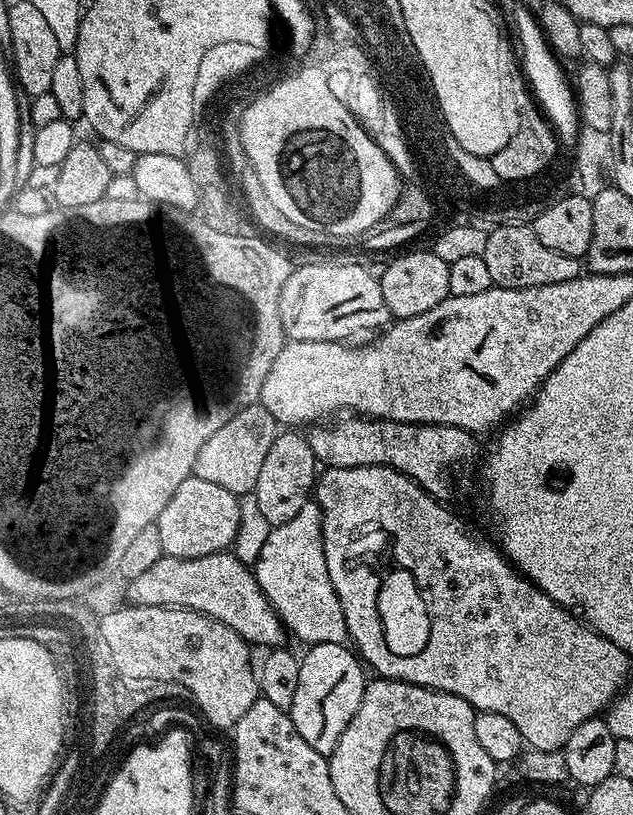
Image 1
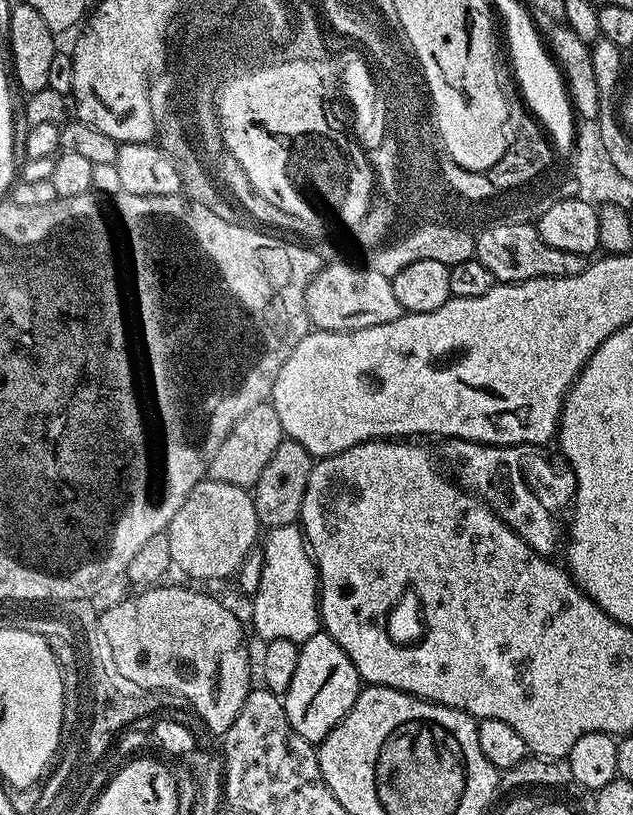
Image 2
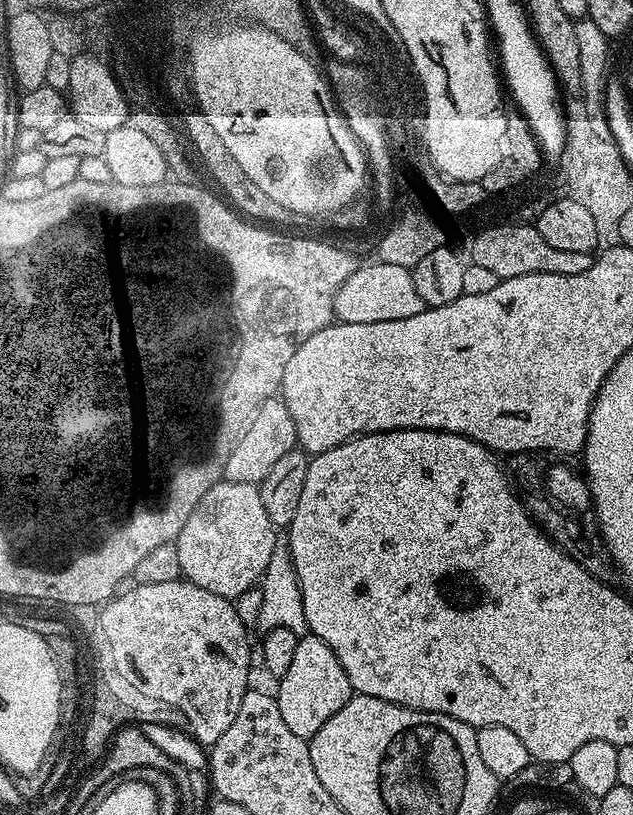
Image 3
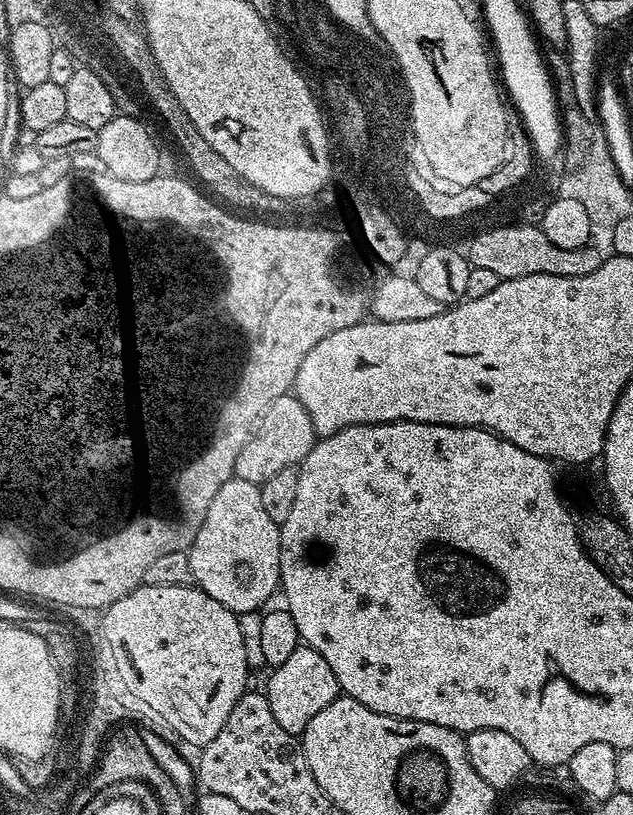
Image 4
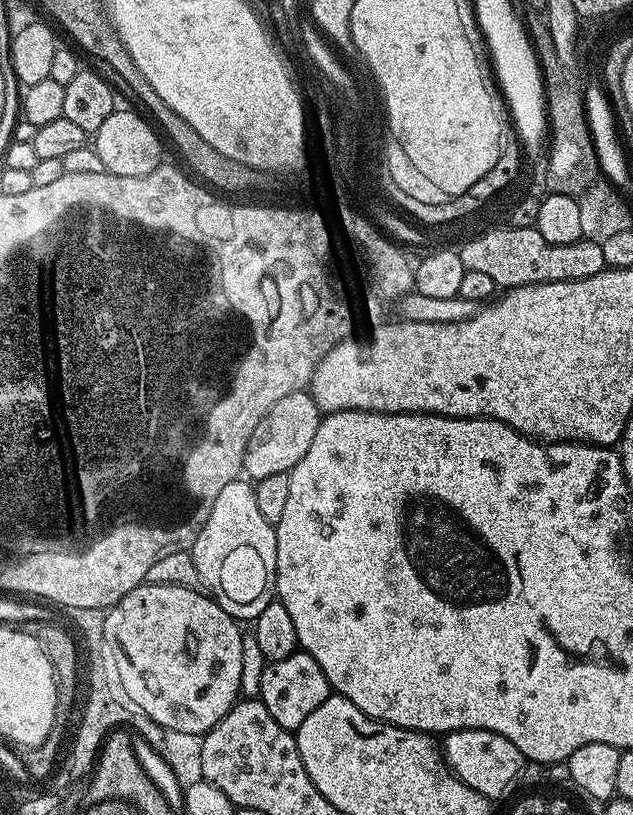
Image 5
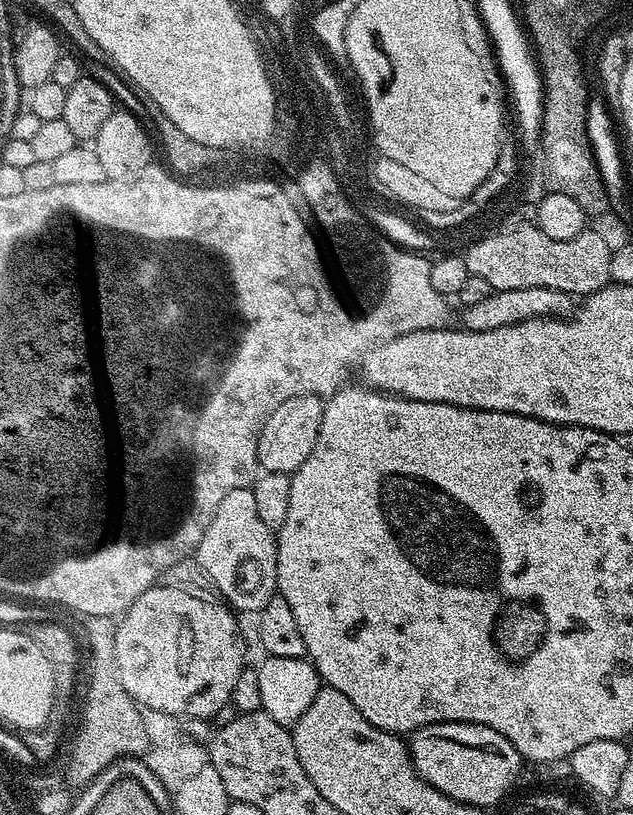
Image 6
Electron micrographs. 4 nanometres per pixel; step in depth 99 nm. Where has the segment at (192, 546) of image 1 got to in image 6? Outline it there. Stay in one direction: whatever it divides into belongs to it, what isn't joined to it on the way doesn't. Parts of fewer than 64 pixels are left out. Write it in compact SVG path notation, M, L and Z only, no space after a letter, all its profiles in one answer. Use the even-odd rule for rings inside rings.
M251 487L239 488L226 494L222 500L211 526L203 535L202 542L195 550L195 557L206 572L207 579L212 586L216 586L222 597L235 611L259 612L266 602L276 594L277 587L277 550L273 529L262 522L262 518L255 509L254 494Z

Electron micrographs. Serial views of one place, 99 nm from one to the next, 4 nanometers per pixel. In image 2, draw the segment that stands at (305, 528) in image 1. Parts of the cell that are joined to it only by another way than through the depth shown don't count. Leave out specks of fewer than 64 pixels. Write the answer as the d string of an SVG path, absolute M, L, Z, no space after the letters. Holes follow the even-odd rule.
M299 523L267 529L266 535L262 540L262 578L250 600L252 628L261 636L261 641L286 638L302 645L322 631L316 562L312 559L304 529Z

